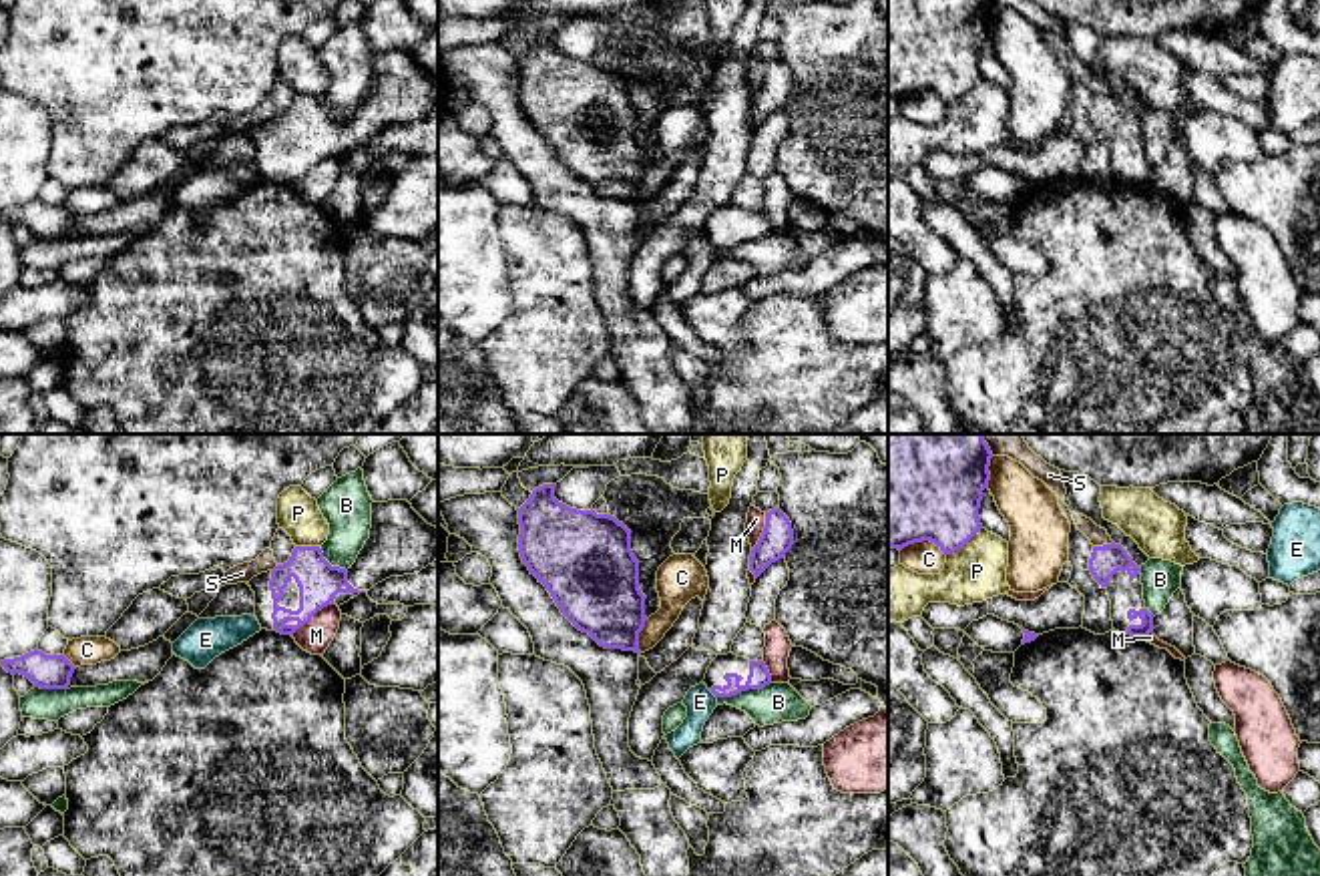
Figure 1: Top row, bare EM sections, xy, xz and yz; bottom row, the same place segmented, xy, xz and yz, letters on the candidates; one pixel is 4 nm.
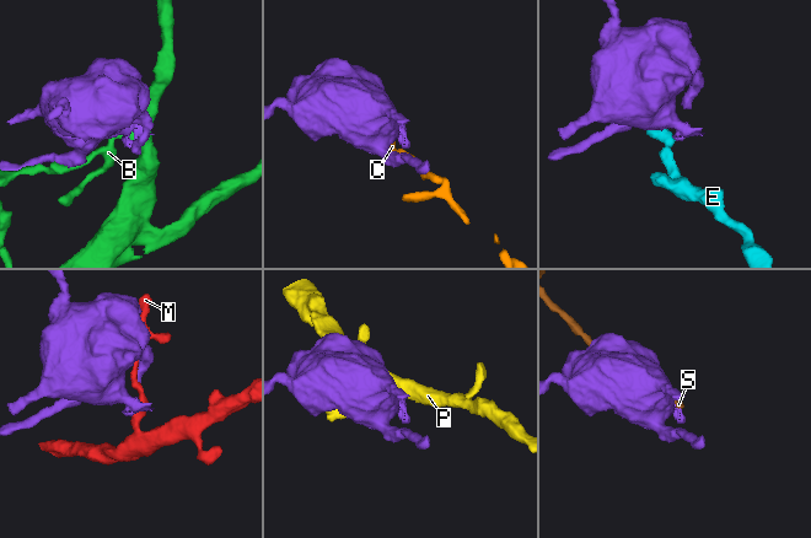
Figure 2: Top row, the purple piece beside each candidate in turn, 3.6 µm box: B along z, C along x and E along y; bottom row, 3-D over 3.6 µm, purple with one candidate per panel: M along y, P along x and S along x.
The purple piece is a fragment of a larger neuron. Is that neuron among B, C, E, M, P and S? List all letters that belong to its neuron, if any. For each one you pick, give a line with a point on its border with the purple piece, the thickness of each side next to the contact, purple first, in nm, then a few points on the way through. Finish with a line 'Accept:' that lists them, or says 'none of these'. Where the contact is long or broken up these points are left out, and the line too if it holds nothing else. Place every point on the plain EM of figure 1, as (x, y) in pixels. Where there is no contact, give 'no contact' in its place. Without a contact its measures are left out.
Accept: none of these

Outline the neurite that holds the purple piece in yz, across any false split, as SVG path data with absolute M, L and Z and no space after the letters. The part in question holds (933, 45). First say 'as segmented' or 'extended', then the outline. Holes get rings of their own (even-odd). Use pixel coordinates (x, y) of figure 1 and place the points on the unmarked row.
as segmented | M888 0L888 96L930 90L944 104L962 98L980 78L991 0Z

